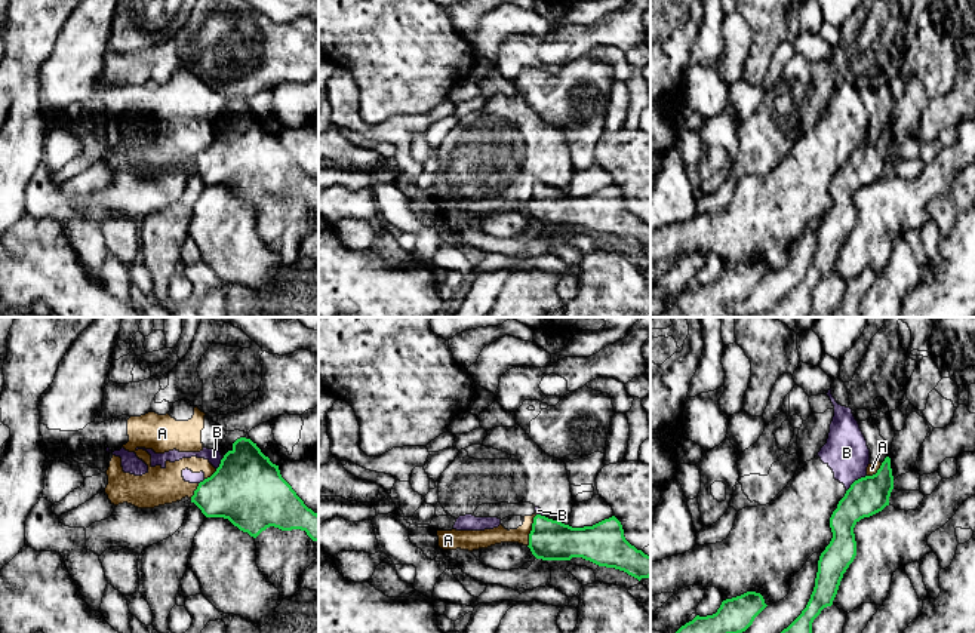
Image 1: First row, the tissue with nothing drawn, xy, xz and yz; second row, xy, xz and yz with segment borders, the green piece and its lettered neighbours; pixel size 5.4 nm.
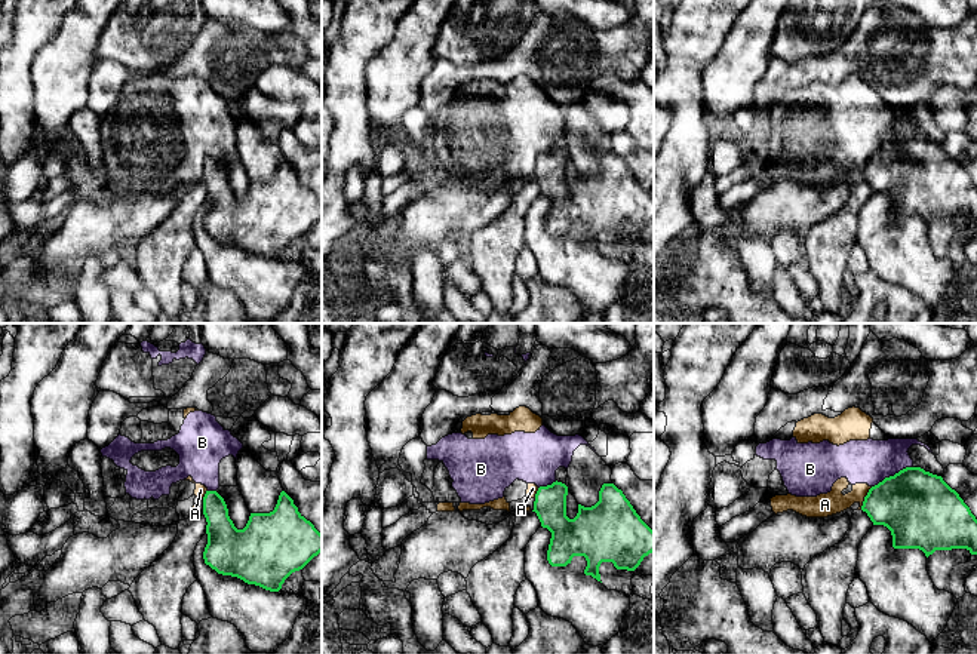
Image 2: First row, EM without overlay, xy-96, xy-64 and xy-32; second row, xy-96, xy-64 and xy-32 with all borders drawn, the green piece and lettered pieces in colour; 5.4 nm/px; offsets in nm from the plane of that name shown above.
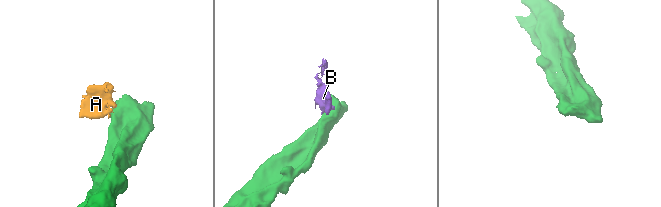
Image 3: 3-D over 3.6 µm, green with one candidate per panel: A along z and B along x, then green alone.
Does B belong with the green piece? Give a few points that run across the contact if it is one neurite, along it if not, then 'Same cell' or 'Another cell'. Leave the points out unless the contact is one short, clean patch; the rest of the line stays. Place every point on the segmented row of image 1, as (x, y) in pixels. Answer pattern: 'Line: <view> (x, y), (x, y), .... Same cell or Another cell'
Line: yz (866, 475), (858, 478), (846, 491). Another cell

